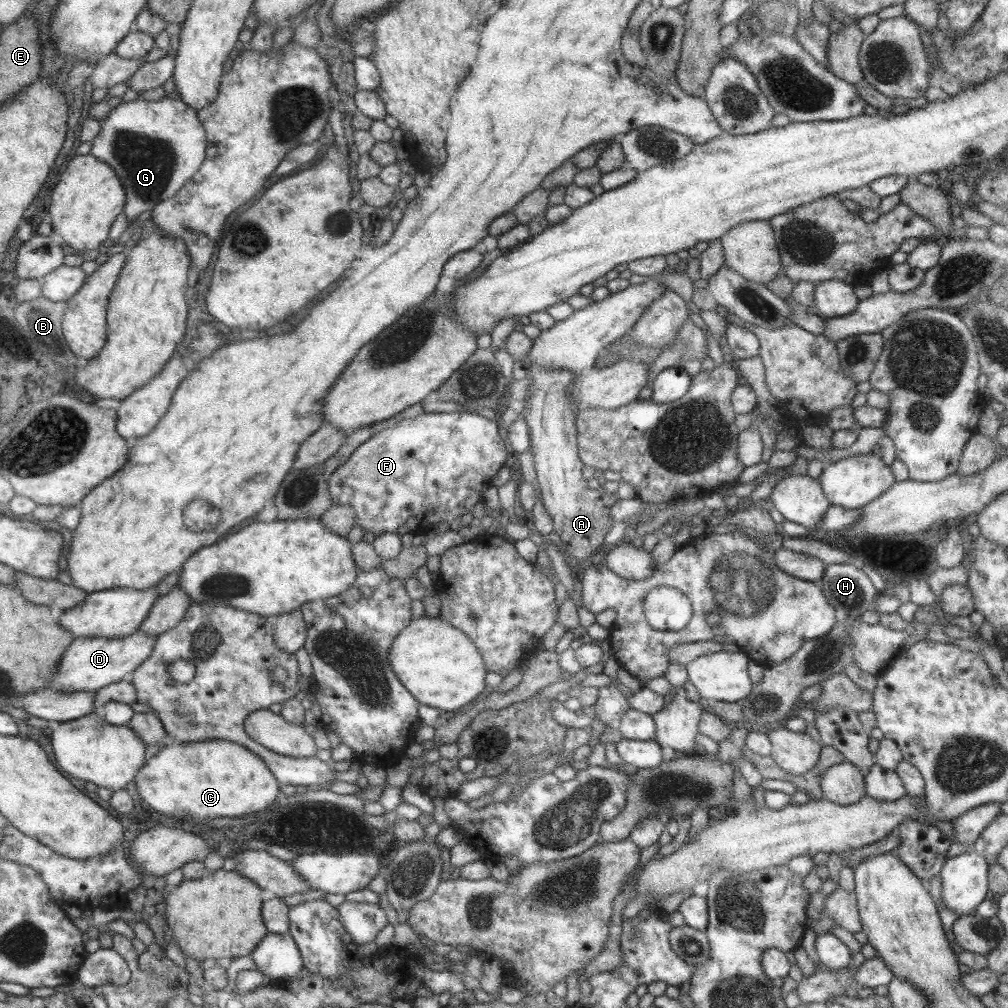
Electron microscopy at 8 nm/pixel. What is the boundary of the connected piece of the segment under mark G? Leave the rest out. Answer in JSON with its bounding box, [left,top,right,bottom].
[90,95,208,220]

